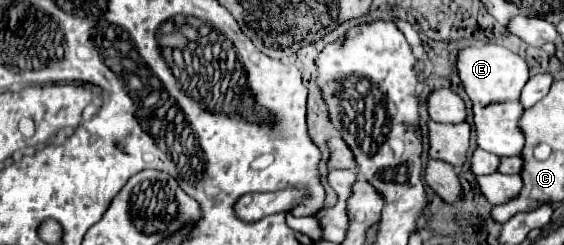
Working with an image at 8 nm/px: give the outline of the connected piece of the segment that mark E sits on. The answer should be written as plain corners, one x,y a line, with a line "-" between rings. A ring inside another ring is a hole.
475,44
457,52
457,74
465,94
473,102
477,146
497,156
519,156
525,144
523,134
517,128
517,120
523,112
519,104
519,92
529,78
525,60
497,44

